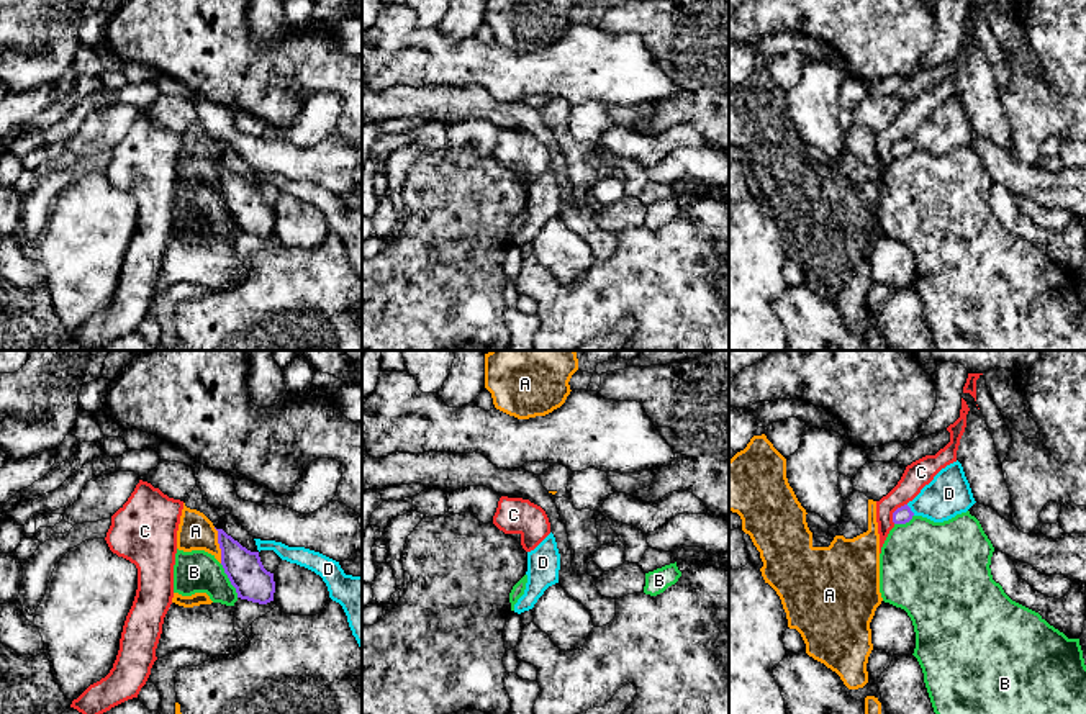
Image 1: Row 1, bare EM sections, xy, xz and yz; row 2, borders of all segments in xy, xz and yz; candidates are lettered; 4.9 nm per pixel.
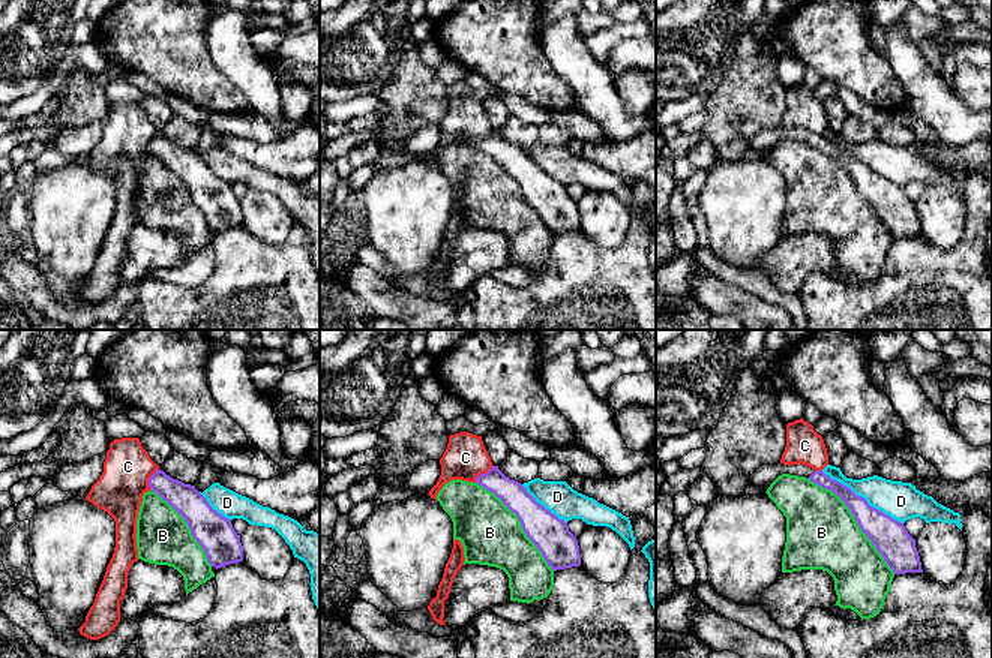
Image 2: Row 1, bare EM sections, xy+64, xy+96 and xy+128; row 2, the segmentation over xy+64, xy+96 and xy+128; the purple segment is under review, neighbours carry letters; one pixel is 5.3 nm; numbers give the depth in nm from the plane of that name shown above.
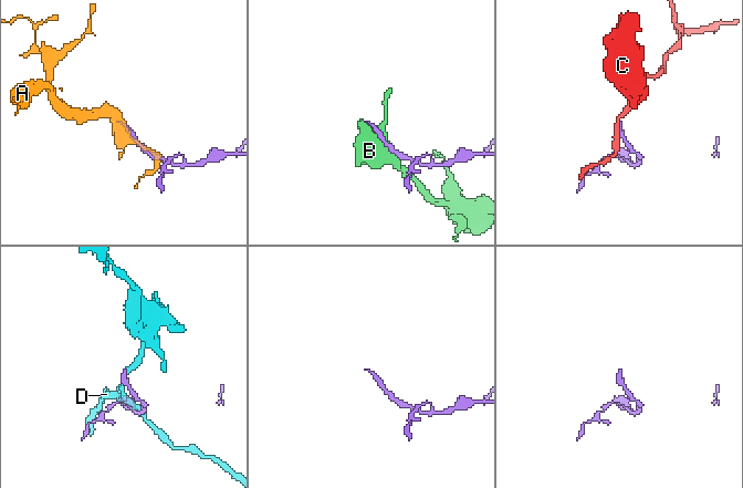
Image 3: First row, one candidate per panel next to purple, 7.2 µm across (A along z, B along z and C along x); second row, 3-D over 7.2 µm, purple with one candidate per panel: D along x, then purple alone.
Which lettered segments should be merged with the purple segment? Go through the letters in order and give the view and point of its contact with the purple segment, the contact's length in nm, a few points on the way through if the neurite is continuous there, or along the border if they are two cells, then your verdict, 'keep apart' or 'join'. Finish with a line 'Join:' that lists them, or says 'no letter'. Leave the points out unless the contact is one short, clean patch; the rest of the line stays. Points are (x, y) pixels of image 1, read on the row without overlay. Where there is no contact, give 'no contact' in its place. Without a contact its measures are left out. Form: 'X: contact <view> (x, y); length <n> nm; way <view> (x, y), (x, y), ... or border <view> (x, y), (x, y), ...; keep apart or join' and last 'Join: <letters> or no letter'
A: contact xy (220, 179); length 180 nm; border xy (213, 161), (218, 171), (221, 195); keep apart
B: contact xy (230, 213); length 190 nm; keep apart
C: contact yz (895, 144); length 120 nm; border yz (906, 136), (893, 146), (893, 156); keep apart
D: contact yz (909, 143); length 70 nm; keep apart
Join: no letter

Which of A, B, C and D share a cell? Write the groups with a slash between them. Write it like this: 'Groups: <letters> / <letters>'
Groups: A / B / C / D

